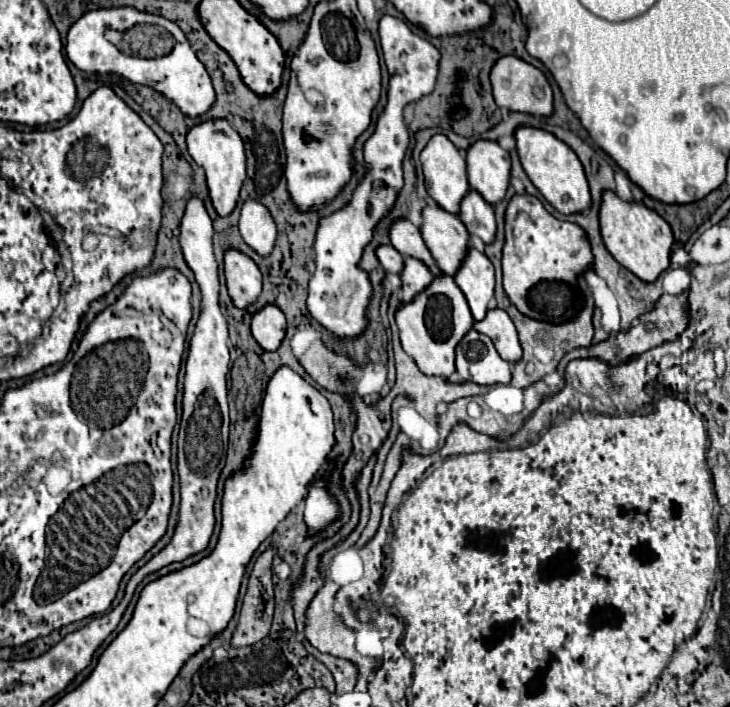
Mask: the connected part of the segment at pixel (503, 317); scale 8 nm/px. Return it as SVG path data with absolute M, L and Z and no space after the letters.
M488 309L488 315L480 323L474 323L474 329L488 335L494 341L500 357L508 363L514 363L522 357L516 327L504 309Z

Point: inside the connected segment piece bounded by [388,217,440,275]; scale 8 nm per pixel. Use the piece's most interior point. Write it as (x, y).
(404, 235)

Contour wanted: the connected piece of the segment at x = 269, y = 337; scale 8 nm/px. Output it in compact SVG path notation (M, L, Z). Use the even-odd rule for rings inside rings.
M264 305L252 317L252 335L266 351L276 351L286 333L286 317L276 305Z

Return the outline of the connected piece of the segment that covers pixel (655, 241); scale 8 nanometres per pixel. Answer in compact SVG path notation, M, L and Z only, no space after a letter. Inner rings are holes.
M604 191L600 201L600 233L610 255L642 281L654 281L670 265L672 229L656 211L638 201L624 201L614 191Z

